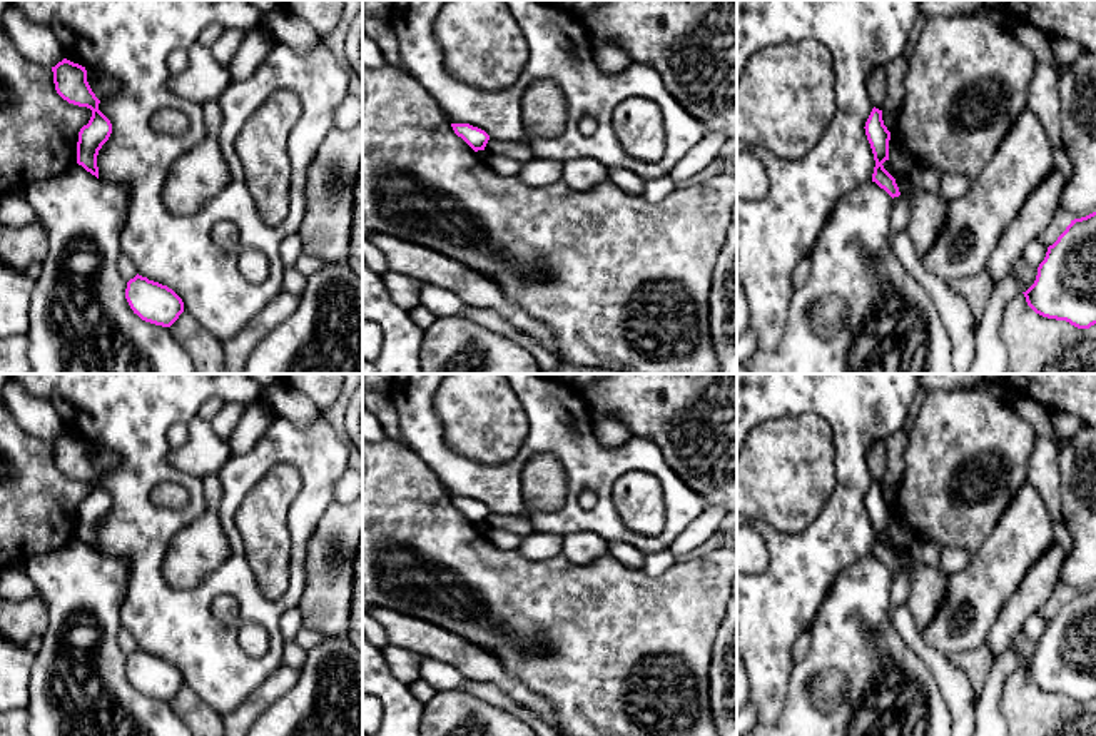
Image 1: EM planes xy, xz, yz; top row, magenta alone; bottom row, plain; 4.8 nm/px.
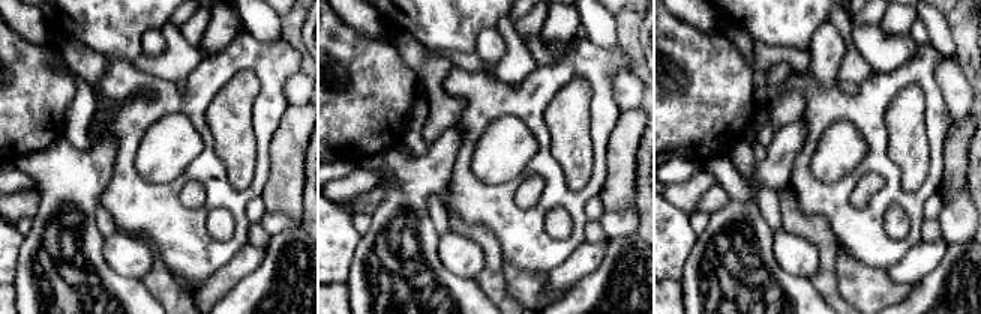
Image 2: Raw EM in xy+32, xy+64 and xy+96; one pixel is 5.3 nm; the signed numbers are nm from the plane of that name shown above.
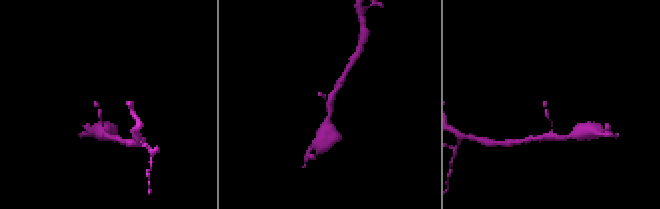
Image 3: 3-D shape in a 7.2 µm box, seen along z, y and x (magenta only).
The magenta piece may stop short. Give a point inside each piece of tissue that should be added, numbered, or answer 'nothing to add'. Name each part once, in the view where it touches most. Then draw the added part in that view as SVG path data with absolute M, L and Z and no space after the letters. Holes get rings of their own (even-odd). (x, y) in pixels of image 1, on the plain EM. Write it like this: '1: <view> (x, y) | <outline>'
nothing to add

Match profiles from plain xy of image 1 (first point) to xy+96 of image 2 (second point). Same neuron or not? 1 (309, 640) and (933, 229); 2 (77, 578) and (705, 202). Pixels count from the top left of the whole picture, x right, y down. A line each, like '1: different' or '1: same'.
1: different
2: different

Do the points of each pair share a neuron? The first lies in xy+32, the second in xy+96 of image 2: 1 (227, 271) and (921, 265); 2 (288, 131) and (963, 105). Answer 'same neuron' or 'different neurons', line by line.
1: same neuron
2: different neurons

